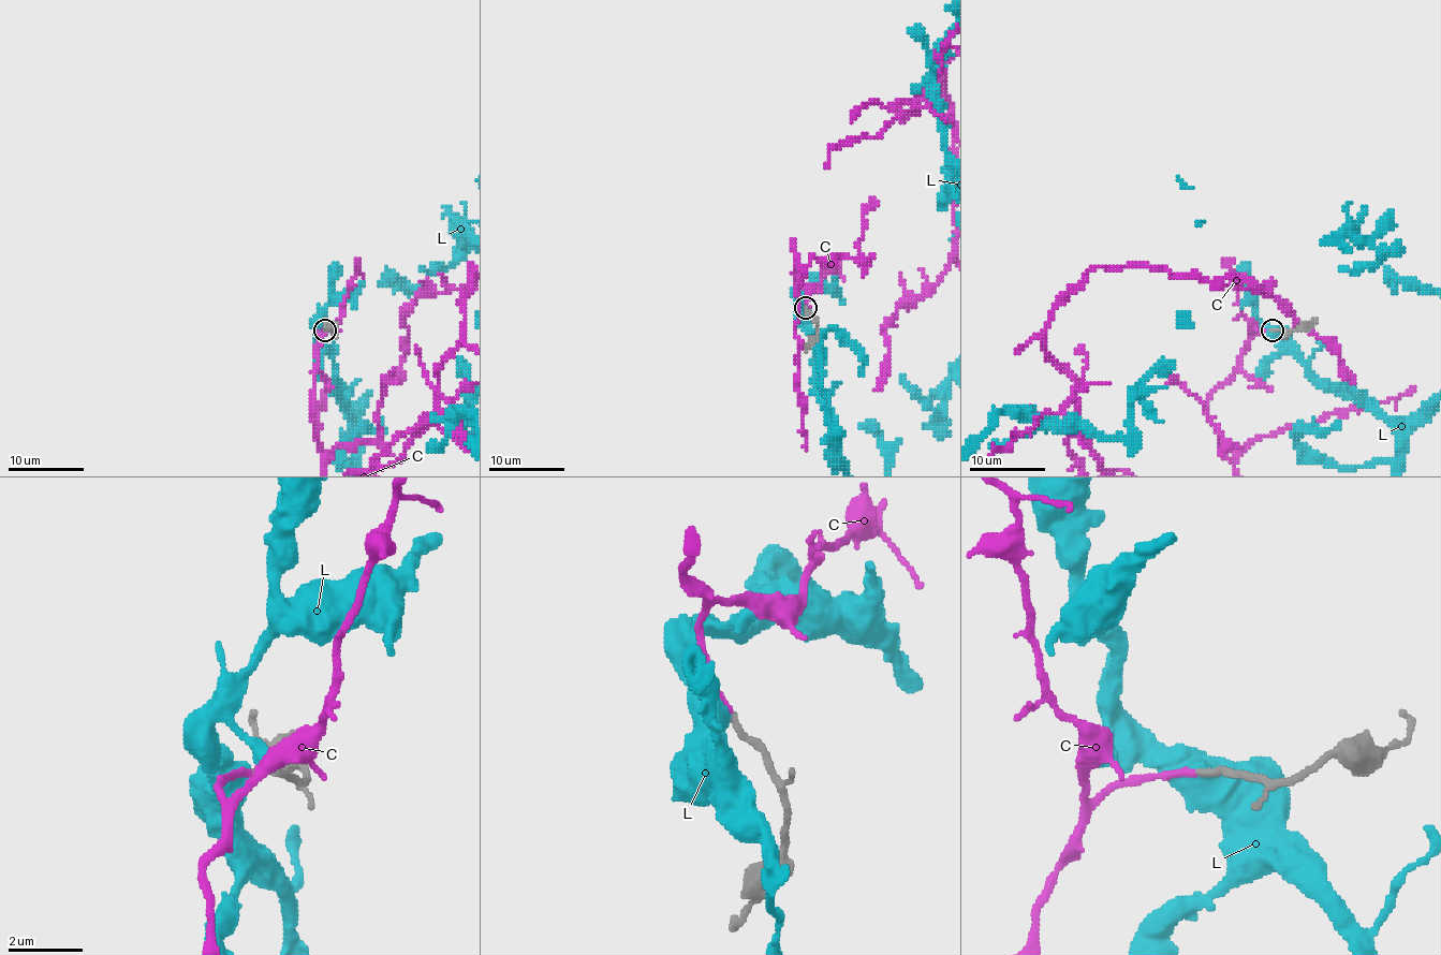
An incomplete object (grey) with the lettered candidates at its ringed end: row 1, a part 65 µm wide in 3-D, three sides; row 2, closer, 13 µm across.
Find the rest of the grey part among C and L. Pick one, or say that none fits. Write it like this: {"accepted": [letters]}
{"accepted": ["C"]}

